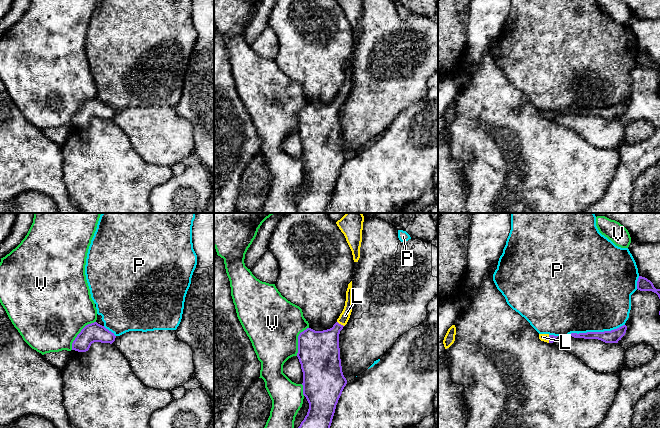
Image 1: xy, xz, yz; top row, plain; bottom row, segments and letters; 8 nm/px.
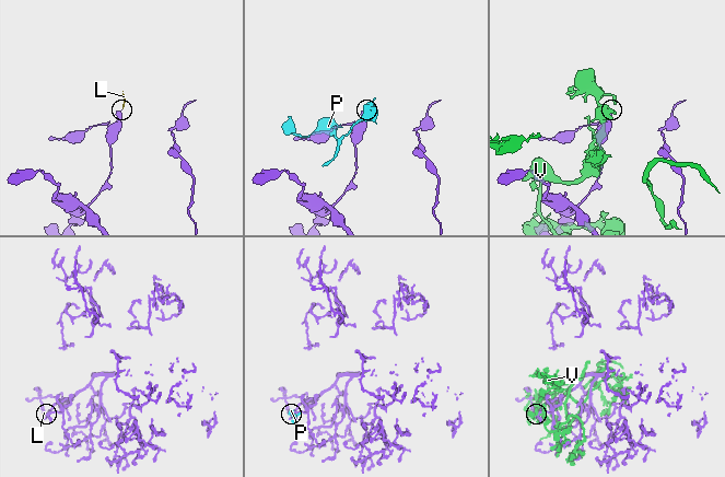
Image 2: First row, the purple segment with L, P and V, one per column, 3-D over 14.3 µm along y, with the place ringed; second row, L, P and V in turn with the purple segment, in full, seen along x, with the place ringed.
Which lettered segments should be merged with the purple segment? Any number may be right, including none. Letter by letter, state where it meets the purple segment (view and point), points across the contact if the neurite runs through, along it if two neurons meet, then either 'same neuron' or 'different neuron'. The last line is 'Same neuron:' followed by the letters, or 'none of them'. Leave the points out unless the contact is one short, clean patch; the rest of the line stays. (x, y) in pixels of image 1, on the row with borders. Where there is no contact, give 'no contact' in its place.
L: contact xz (340, 324); same neuron
P: contact yz (596, 332); different neuron
V: contact xy (79, 333); different neuron
Same neuron: L

